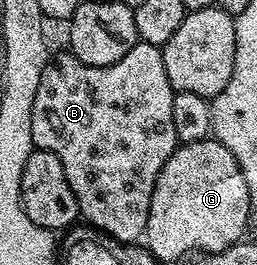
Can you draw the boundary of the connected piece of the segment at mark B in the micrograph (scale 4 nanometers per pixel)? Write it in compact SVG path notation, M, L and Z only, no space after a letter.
M139 40L123 60L115 60L110 66L88 66L71 52L64 52L58 58L56 55L43 68L43 76L39 76L39 88L31 108L34 147L59 156L63 172L67 172L67 184L75 192L80 217L86 218L84 221L90 227L101 229L102 235L126 244L136 243L144 235L155 180L179 145L171 120L175 91L171 80L167 80L161 51L162 47Z

